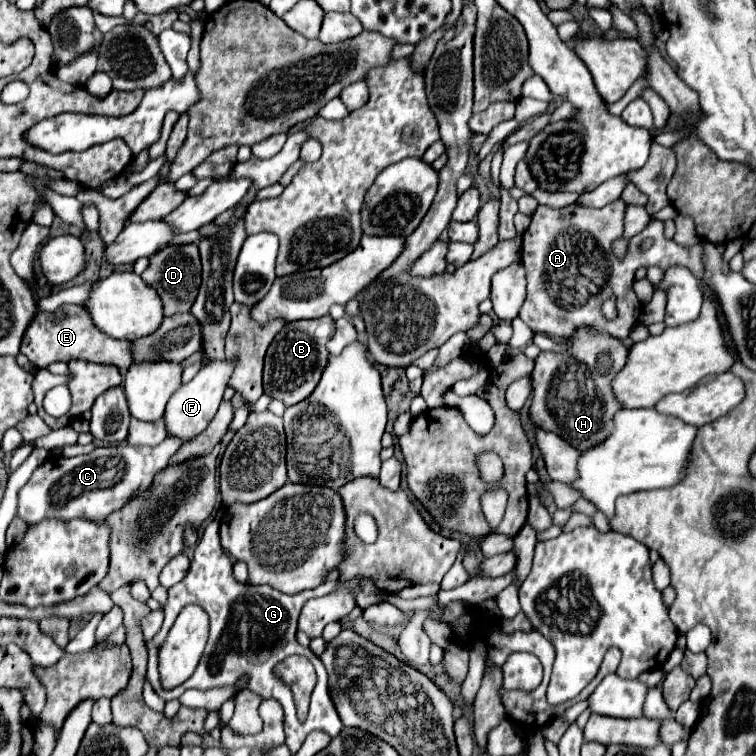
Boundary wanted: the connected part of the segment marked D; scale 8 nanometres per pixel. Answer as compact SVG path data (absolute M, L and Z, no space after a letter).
M189 244L189 248L163 248L163 252L151 256L147 270L141 274L145 284L155 288L163 300L165 316L175 312L189 312L201 284L201 258L197 244Z

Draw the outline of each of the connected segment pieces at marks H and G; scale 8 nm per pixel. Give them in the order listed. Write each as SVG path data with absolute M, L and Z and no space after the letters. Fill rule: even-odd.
M585 328L571 338L571 348L565 354L541 352L531 372L531 420L539 428L547 428L547 432L563 436L563 440L567 440L579 452L601 444L611 434L611 428L615 428L615 412L623 410L619 404L615 404L615 394L611 392L611 380L623 370L623 364L627 364L627 348L623 342L613 336L593 334ZM563 386L567 386L565 398L561 396Z
M213 520L203 534L199 536L199 544L195 546L195 554L191 560L191 568L187 572L187 576L169 588L169 600L165 606L165 622L159 630L159 634L147 642L149 648L149 682L155 688L155 692L163 698L163 700L173 700L179 698L187 688L215 688L215 686L229 686L233 684L241 674L249 674L249 684L247 688L251 688L253 692L257 692L263 698L275 698L281 702L283 710L285 710L285 744L289 746L289 750L295 754L301 744L305 742L307 734L313 730L321 730L327 732L331 738L335 738L343 724L337 716L337 710L329 698L329 690L327 690L327 672L321 664L321 660L313 654L307 652L307 648L299 646L295 640L295 632L297 632L297 616L301 612L301 606L309 600L309 598L318 598L327 596L331 592L335 592L340 586L339 581L325 581L321 586L313 588L313 590L303 590L295 596L277 592L271 586L251 586L251 584L241 584L233 578L233 570L231 570L231 560L229 556L223 552L221 544L219 544L219 522ZM195 602L199 606L205 608L205 612L211 616L211 632L209 632L209 640L205 646L205 652L199 660L199 666L195 670L195 674L185 680L183 684L179 684L173 690L165 690L159 684L159 668L157 668L157 658L159 658L159 644L165 640L167 632L171 630L171 624L175 622L175 618L179 616L179 612L189 604ZM291 654L301 654L305 658L309 658L315 666L317 672L317 684L313 688L311 694L311 706L309 706L309 716L305 722L299 722L297 714L295 714L295 702L293 702L293 694L285 692L285 682L275 674L275 666L279 662L283 662L287 656Z

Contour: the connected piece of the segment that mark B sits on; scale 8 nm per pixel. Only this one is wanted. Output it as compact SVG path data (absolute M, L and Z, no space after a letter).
M331 314L321 316L317 320L297 320L297 322L285 324L283 330L273 338L271 346L267 348L265 370L263 370L265 392L271 398L281 400L285 406L293 406L305 400L307 396L311 396L329 360L327 342L335 334L333 330L335 330L335 320L331 318Z

